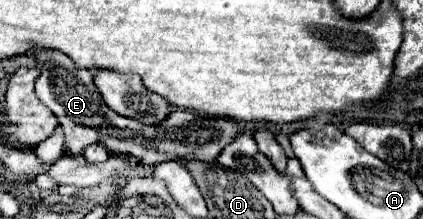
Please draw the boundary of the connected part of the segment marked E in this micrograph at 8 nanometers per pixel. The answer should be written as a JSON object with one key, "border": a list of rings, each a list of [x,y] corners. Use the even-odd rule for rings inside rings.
{"border":[[[30,48],[28,54],[34,56],[36,68],[40,70],[40,76],[36,80],[36,94],[56,114],[58,122],[62,124],[62,130],[66,134],[64,152],[68,152],[68,156],[76,156],[88,144],[96,142],[106,146],[110,152],[130,154],[144,164],[160,164],[166,160],[214,162],[222,148],[228,146],[232,138],[242,130],[234,120],[202,118],[198,114],[184,110],[170,112],[170,116],[166,116],[158,126],[150,126],[140,120],[120,116],[104,104],[102,96],[98,94],[92,82],[90,70],[76,68],[76,64],[60,50]]]}

